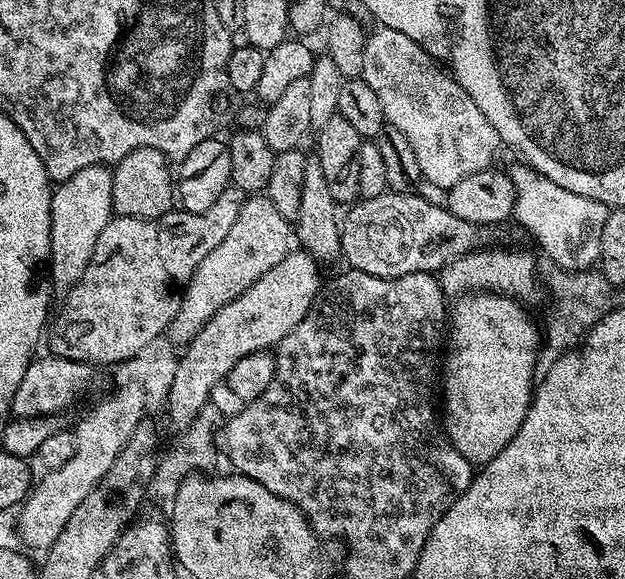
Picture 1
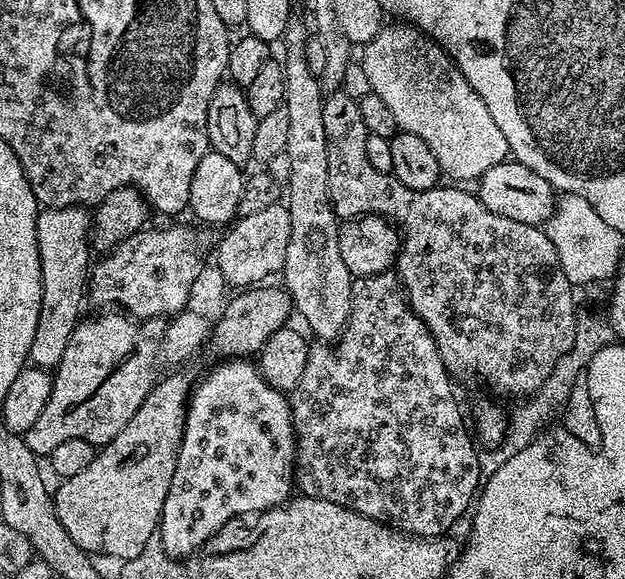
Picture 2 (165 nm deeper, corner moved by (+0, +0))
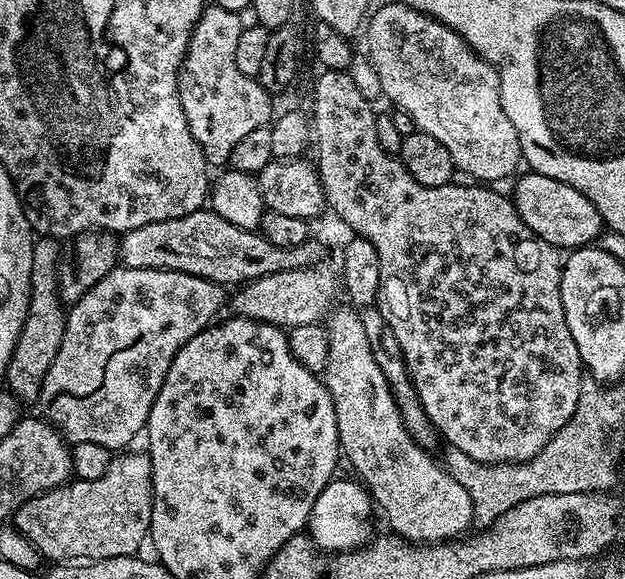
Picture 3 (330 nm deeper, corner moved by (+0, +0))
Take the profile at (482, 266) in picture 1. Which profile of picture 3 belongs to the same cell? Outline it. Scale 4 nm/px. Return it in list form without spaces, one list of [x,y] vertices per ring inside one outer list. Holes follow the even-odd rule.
[[[327,70],[319,73],[321,76],[316,80],[314,88],[314,102],[312,104],[312,113],[310,118],[310,128],[314,133],[314,152],[316,148],[316,156],[314,155],[314,163],[316,171],[320,174],[320,181],[324,187],[324,199],[329,209],[336,211],[336,216],[357,236],[366,238],[366,242],[370,242],[374,246],[374,250],[378,250],[378,262],[382,266],[382,278],[380,279],[380,298],[378,307],[380,312],[386,318],[386,322],[390,326],[390,330],[394,330],[394,338],[398,338],[398,346],[402,346],[402,354],[404,361],[408,367],[408,373],[412,379],[413,386],[416,387],[416,397],[422,402],[422,408],[426,410],[426,414],[432,422],[432,427],[437,433],[444,436],[445,445],[451,446],[459,450],[462,454],[466,454],[471,460],[476,460],[479,464],[525,464],[530,458],[534,458],[546,446],[546,442],[550,442],[550,438],[554,438],[554,434],[558,430],[562,430],[562,426],[566,426],[566,422],[570,422],[570,418],[574,414],[574,410],[578,406],[578,398],[580,397],[580,386],[582,383],[582,365],[580,355],[578,354],[578,346],[574,346],[574,338],[570,334],[570,326],[566,326],[566,314],[562,310],[562,290],[560,283],[562,282],[562,256],[554,245],[546,242],[542,238],[538,238],[538,234],[534,234],[534,230],[530,230],[530,226],[526,226],[526,222],[522,222],[522,218],[518,214],[515,204],[507,195],[504,196],[500,192],[495,192],[492,186],[477,186],[475,183],[468,182],[468,185],[453,182],[446,186],[438,186],[431,188],[430,186],[422,186],[422,182],[414,182],[414,178],[410,178],[410,170],[406,170],[406,166],[393,153],[382,150],[382,142],[378,142],[378,130],[376,129],[377,109],[374,110],[373,101],[362,98],[361,92],[354,87],[354,81],[350,78],[348,71],[346,72],[329,72]]]

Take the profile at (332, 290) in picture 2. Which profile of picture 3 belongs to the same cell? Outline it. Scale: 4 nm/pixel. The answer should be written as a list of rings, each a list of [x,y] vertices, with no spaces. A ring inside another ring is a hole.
[[[339,308],[326,320],[330,358],[326,358],[322,379],[334,402],[343,459],[352,463],[357,472],[353,473],[367,488],[375,507],[384,511],[395,535],[413,544],[439,544],[463,537],[473,527],[470,494],[406,430],[392,387],[378,366],[376,352],[370,350],[359,311]]]

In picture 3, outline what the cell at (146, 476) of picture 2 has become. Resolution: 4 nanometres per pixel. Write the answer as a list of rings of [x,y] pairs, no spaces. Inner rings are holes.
[[[132,451],[113,455],[102,478],[73,479],[30,498],[14,513],[14,527],[48,562],[87,562],[137,555],[149,539],[152,462],[143,451]]]

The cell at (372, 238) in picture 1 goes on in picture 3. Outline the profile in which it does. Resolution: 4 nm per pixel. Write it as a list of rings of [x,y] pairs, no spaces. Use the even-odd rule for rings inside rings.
[[[201,210],[194,214],[186,214],[182,218],[170,218],[166,222],[150,222],[146,226],[138,226],[138,230],[130,230],[119,237],[119,263],[125,268],[134,270],[174,270],[182,274],[194,274],[198,278],[206,278],[215,284],[225,286],[243,286],[250,280],[263,276],[271,276],[282,270],[298,270],[319,265],[320,244],[316,238],[309,238],[298,246],[274,246],[259,231],[251,228],[239,228],[234,222],[226,222],[218,213],[211,210]]]

